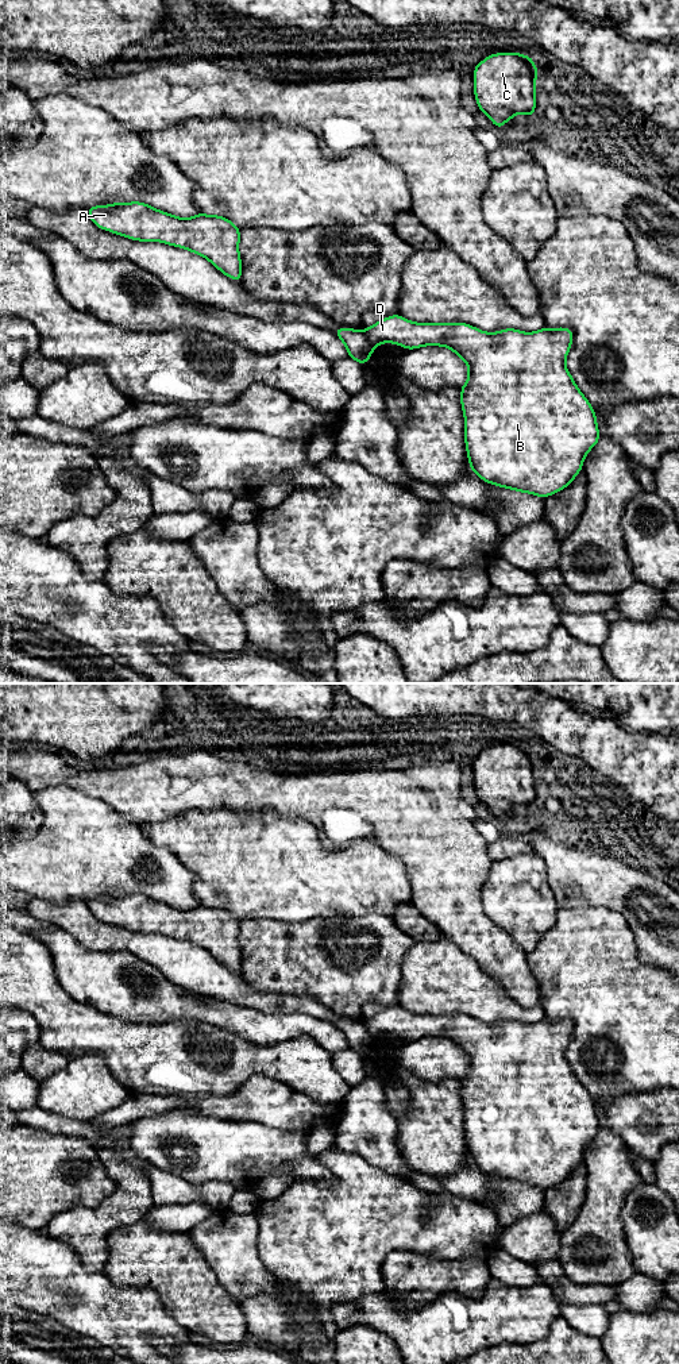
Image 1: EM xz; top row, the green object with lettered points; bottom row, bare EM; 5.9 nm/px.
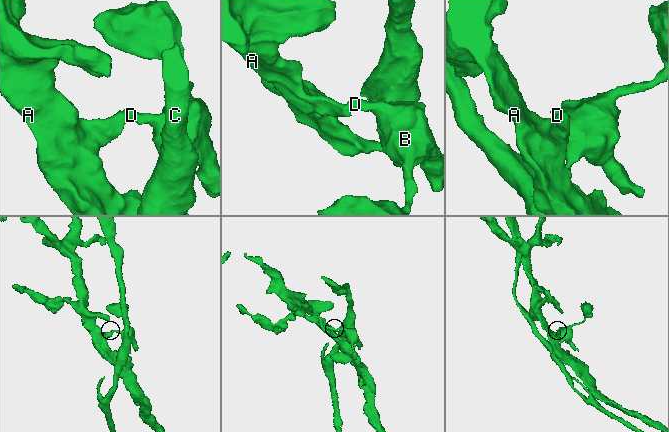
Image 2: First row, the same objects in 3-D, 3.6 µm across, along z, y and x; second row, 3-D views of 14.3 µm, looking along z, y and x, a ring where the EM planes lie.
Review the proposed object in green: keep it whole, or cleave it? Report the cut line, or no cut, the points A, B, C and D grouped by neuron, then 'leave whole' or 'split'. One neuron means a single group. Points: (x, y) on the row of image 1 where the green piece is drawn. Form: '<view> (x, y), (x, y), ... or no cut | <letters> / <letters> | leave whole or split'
xz (362, 331), (374, 346) | A / B C D | split

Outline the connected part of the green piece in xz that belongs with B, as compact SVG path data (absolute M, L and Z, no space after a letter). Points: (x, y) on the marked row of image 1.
M393 315L366 328L363 334L374 347L381 343L396 343L408 350L448 347L467 363L468 378L460 388L466 451L471 470L487 483L545 498L572 482L582 470L585 456L601 438L595 412L566 367L574 338L570 328L544 327L536 332L506 328L490 334L466 323L413 323Z

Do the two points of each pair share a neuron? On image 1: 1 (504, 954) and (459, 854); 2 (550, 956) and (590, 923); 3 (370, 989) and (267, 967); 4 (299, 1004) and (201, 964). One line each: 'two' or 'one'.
1: one
2: one
3: one
4: one

